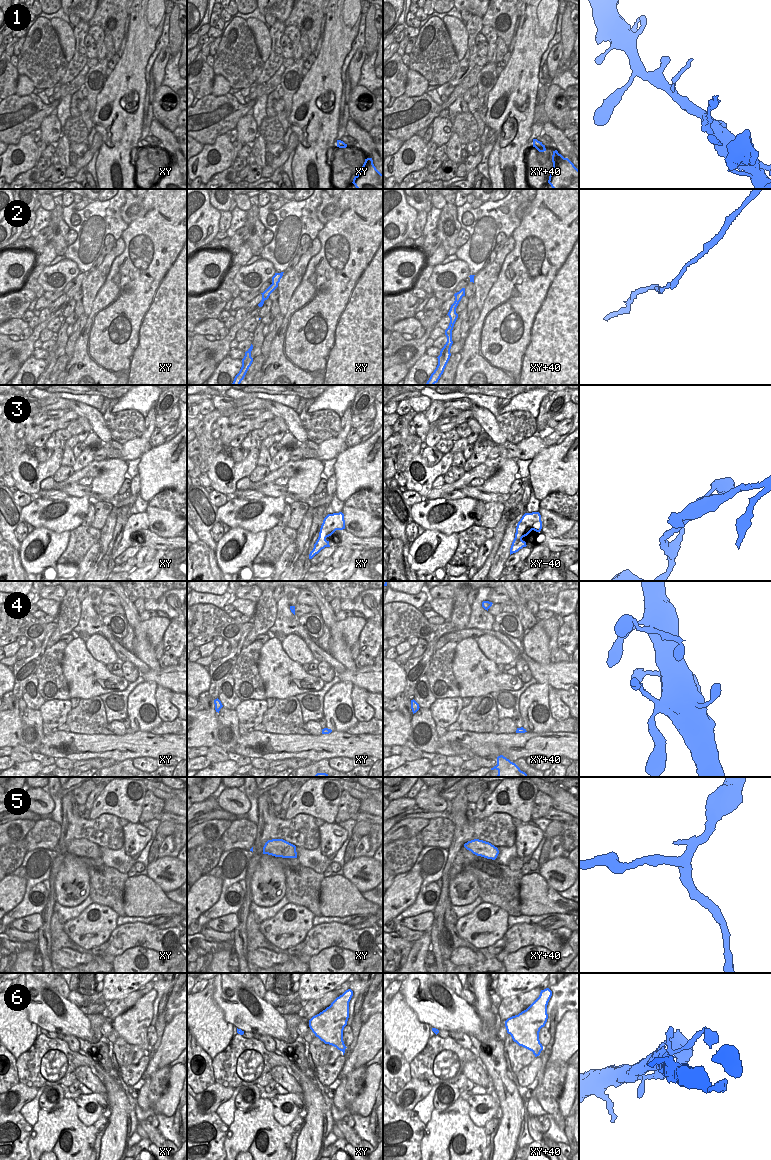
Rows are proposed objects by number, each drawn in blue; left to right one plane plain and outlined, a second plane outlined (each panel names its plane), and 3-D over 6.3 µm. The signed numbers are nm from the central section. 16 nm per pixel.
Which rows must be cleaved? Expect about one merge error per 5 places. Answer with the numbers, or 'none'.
none

